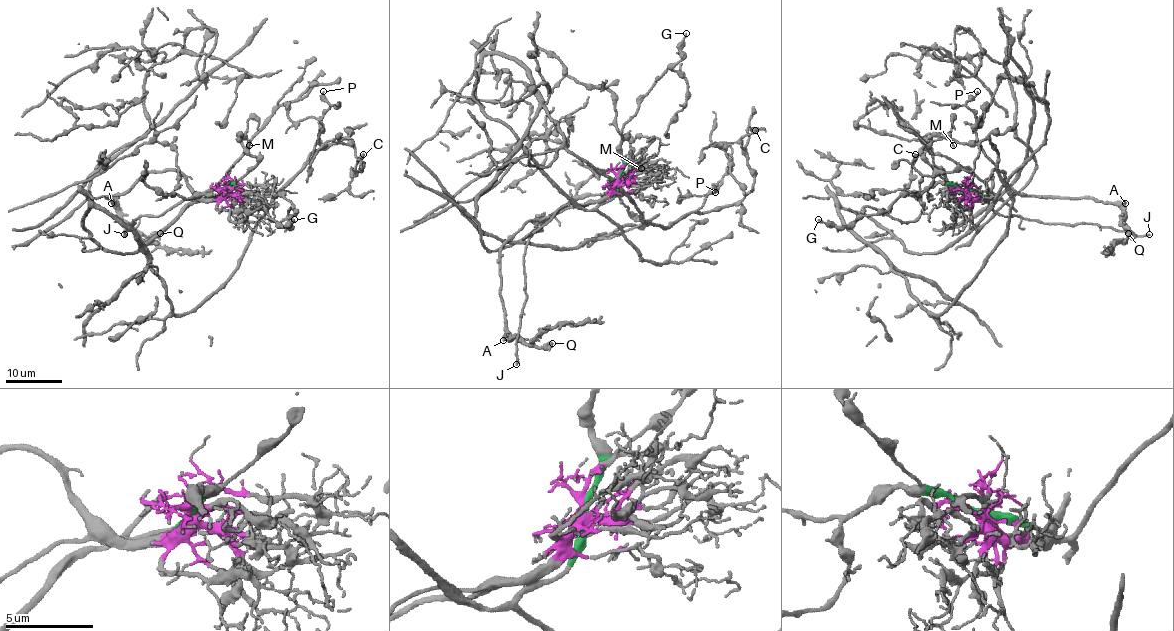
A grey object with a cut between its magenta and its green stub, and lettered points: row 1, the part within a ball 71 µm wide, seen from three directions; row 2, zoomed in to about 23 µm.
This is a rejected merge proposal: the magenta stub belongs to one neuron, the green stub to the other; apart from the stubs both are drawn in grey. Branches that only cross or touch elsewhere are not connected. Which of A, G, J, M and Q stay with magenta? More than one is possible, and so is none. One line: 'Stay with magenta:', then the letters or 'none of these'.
Stay with magenta: A, J, Q

